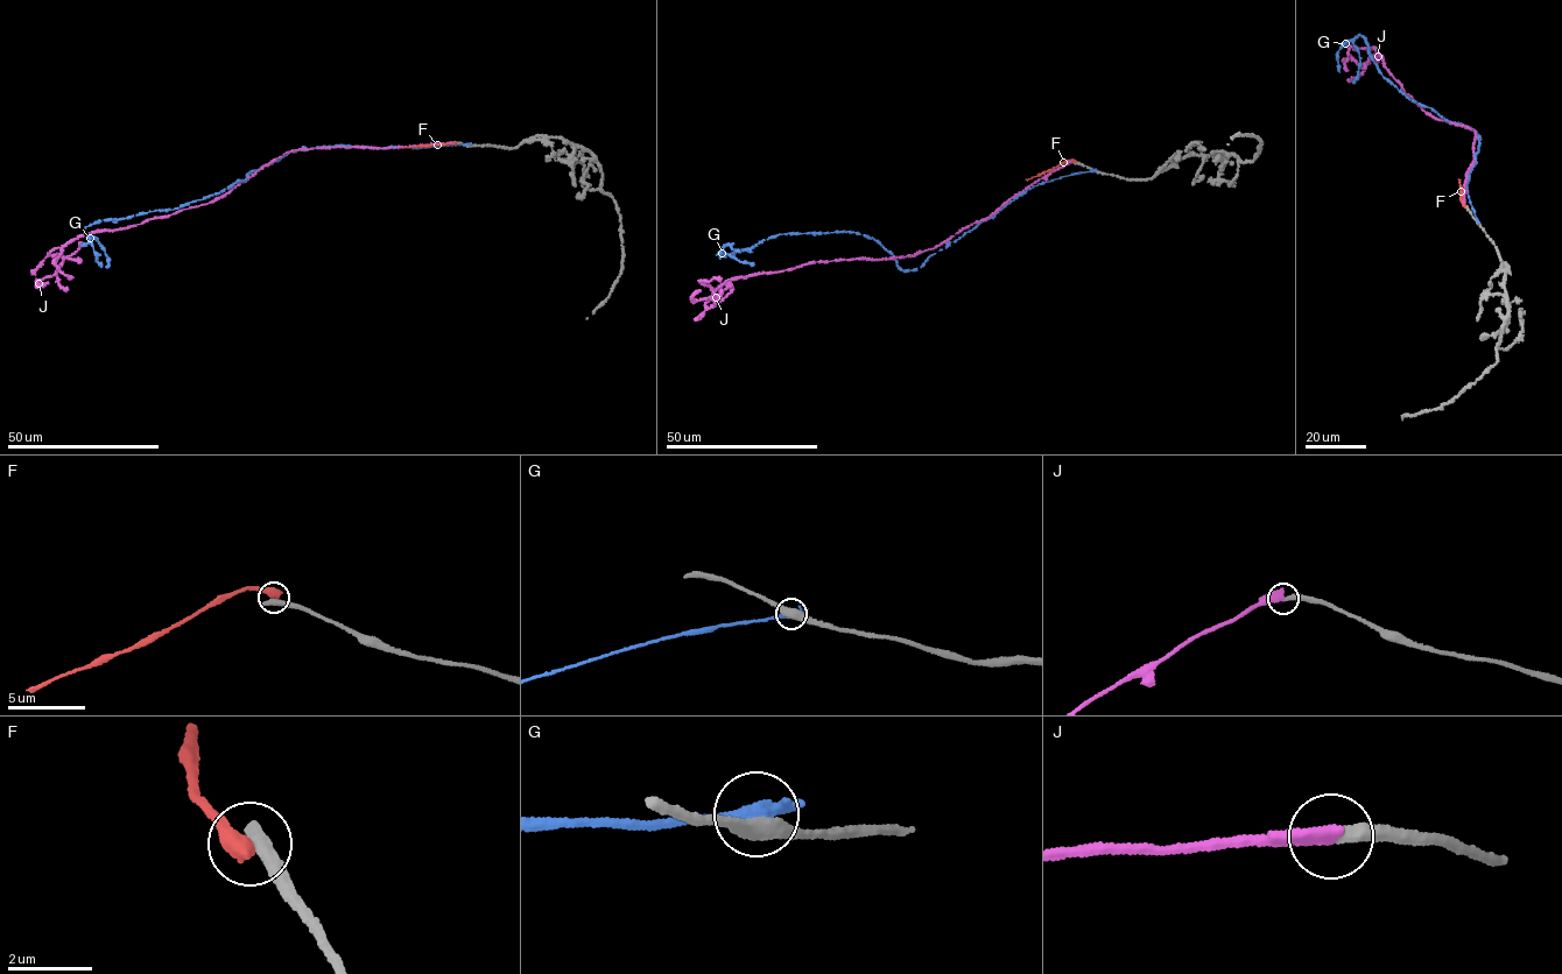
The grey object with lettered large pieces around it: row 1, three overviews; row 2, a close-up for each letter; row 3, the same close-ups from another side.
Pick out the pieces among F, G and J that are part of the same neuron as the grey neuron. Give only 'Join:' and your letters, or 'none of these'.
Join: J

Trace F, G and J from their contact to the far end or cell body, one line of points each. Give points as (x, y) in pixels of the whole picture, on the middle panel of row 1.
F: (1074, 162), (1063, 161), (1026, 180)
G: (1093, 170), (1039, 183), (914, 269), (901, 269), (876, 240), (851, 232), (771, 237), (719, 256), (752, 265)
J: (1073, 163), (915, 254), (817, 262), (727, 280), (713, 290), (717, 298), (692, 298), (701, 290)

